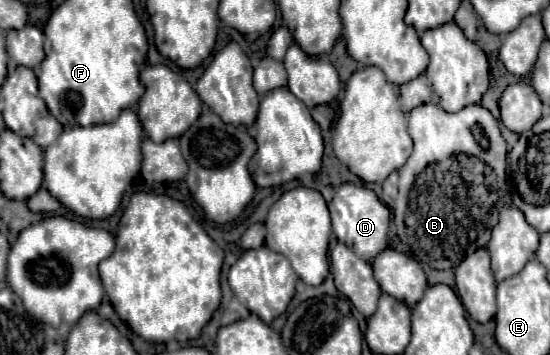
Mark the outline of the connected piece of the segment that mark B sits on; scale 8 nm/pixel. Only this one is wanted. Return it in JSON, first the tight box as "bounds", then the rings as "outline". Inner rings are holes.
{"bounds":[392,103,506,269],"outline":[[[434,103],[420,105],[410,111],[408,133],[414,141],[414,151],[406,165],[398,171],[398,199],[392,207],[394,223],[398,227],[396,233],[404,245],[408,245],[408,249],[414,245],[424,249],[424,253],[420,251],[416,257],[418,261],[428,263],[434,269],[454,269],[464,257],[472,255],[480,247],[486,247],[490,241],[490,231],[498,223],[498,215],[506,205],[506,141],[500,133],[498,121],[482,105],[466,107],[460,113],[446,113]],[[474,123],[478,123],[488,137],[484,161],[494,169],[500,181],[484,179],[486,163],[482,161],[482,147],[476,143],[470,131]],[[462,153],[464,173],[478,173],[478,181],[466,177],[462,185]],[[432,261],[436,261],[436,265]]]}

